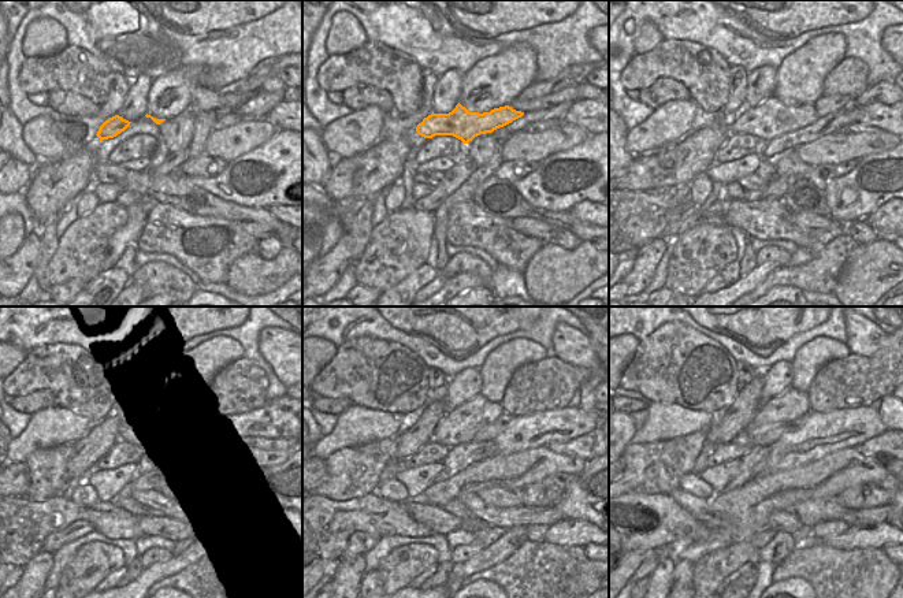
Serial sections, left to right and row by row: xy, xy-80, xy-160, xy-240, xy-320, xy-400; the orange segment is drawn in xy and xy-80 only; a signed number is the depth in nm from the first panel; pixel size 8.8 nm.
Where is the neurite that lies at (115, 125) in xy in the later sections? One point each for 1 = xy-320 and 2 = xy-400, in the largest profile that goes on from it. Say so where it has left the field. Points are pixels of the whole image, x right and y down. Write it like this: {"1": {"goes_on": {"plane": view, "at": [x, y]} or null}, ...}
{"1": {"goes_on": {"plane": "xy-320", "at": [459, 426]}}, "2": {"goes_on": {"plane": "xy-400", "at": [792, 404]}}}

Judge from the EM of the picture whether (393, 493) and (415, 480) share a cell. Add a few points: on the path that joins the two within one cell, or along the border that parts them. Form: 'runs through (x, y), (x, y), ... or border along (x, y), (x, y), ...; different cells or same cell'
border along (396, 478), (405, 487), (409, 497); different cells

